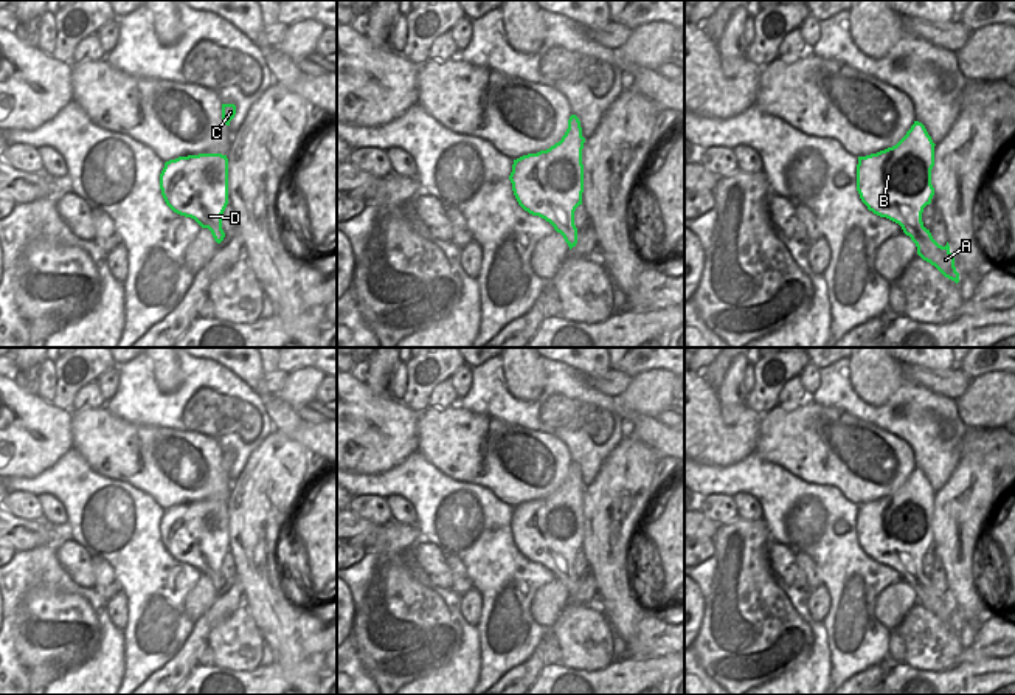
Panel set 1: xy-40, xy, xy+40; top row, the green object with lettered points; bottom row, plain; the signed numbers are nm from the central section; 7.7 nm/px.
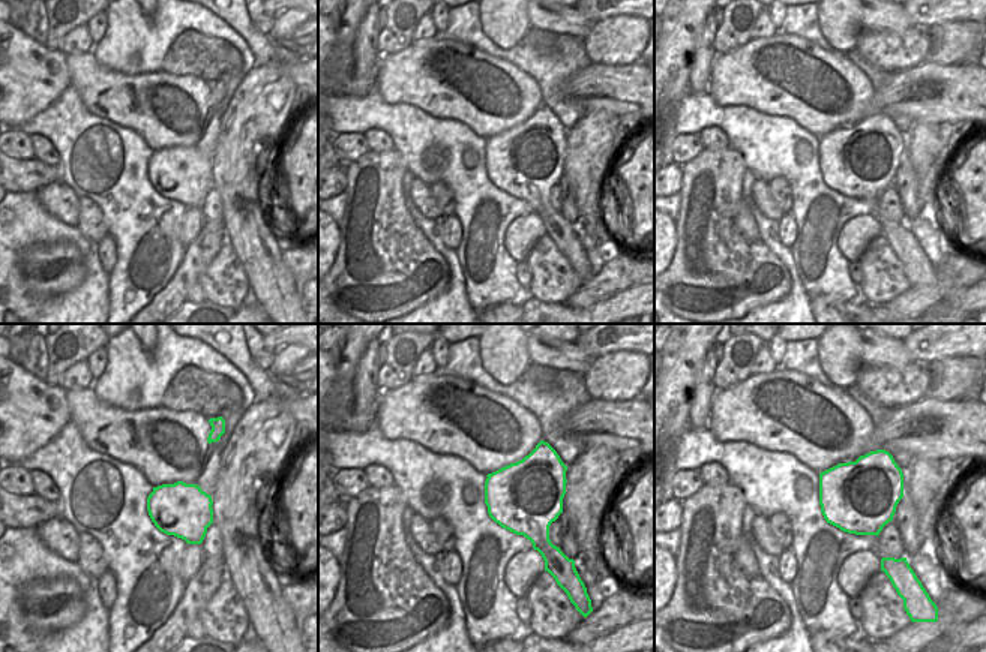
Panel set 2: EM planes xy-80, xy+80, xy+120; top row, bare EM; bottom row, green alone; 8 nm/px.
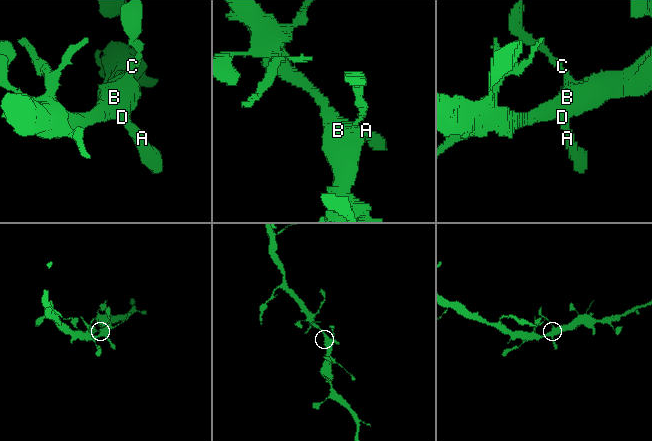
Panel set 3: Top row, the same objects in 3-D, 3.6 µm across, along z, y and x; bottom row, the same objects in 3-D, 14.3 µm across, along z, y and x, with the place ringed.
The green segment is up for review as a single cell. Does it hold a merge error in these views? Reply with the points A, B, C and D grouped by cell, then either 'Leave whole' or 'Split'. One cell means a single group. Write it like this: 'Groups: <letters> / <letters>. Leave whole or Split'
Groups: A B C D. Leave whole.

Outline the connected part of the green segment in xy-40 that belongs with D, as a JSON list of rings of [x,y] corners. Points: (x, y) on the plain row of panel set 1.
[[[222,501],[178,504],[165,510],[160,537],[177,562],[208,576],[217,591],[225,585],[222,562],[228,552],[228,506]]]

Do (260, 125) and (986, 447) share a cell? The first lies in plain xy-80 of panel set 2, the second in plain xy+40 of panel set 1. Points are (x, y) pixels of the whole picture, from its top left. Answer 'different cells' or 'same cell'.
different cells

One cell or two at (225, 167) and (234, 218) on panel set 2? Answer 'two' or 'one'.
one

